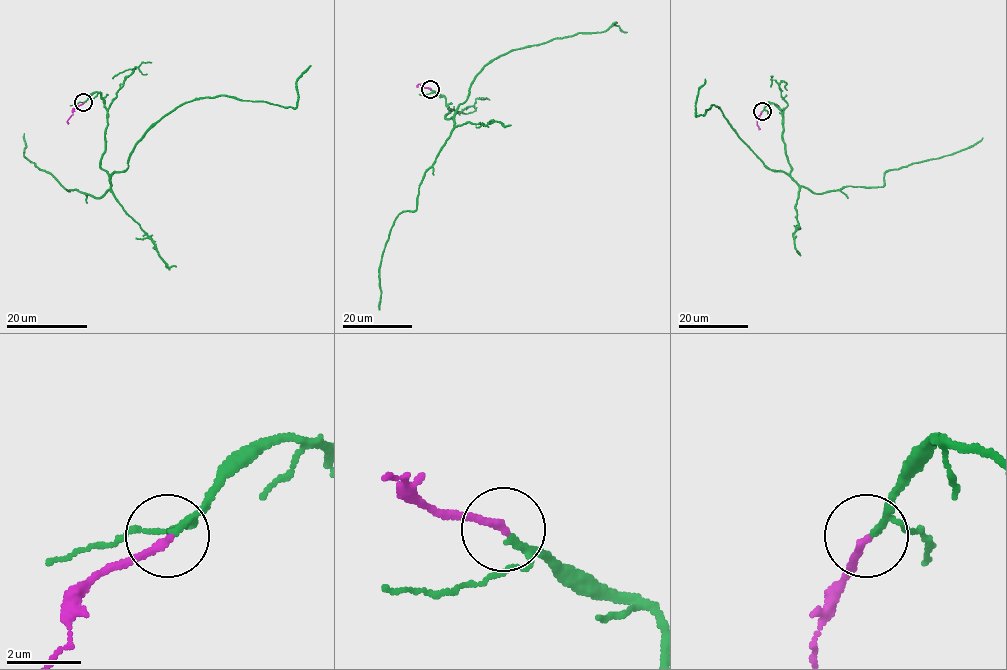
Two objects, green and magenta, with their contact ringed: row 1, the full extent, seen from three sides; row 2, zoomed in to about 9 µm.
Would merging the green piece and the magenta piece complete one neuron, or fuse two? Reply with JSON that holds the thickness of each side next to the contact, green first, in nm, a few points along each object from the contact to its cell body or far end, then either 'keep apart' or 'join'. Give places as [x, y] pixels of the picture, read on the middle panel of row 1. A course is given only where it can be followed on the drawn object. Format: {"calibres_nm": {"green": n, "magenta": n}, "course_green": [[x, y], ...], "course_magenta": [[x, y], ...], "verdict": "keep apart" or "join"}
{"calibres_nm": {"green": 130, "magenta": 200}, "course_green": [[431, 89], [444, 96], [451, 118], [475, 75], [512, 50], [599, 33], [616, 22], [627, 32]], "course_magenta": [[431, 88], [421, 84], [417, 87]], "verdict": "join"}

